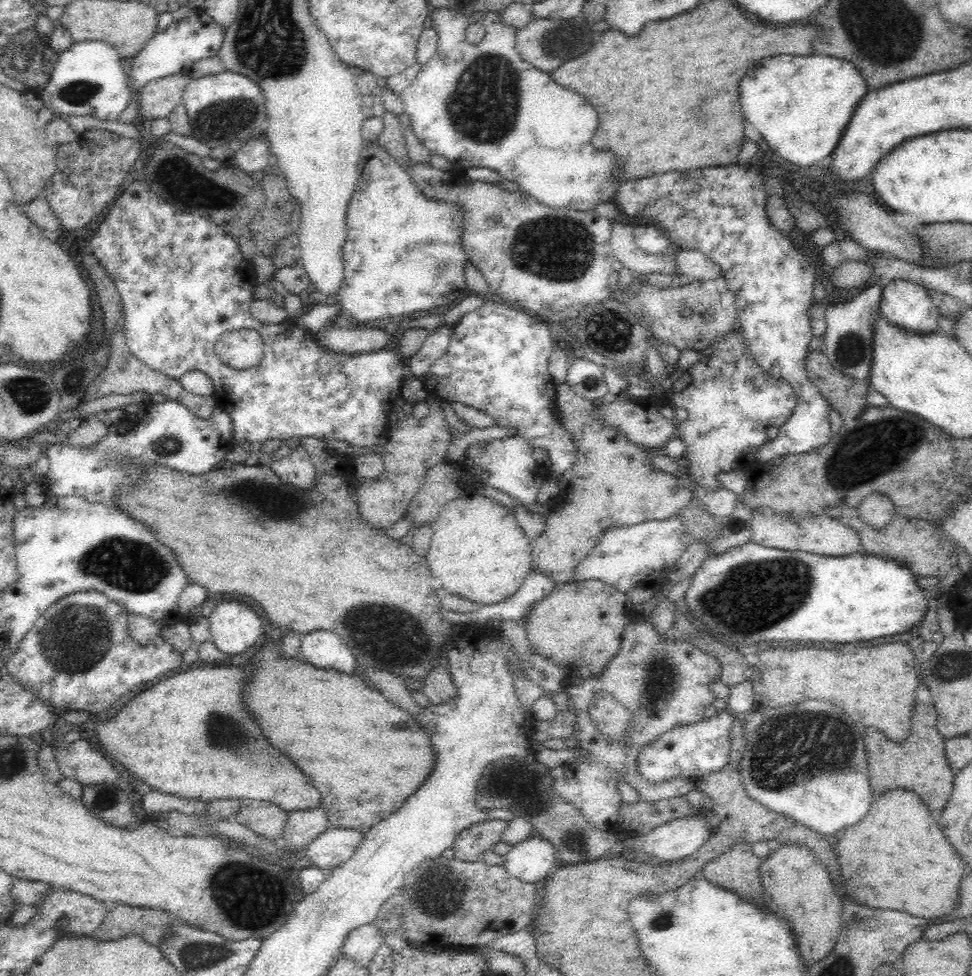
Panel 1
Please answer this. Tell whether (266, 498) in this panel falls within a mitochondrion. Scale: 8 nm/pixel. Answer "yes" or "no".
yes

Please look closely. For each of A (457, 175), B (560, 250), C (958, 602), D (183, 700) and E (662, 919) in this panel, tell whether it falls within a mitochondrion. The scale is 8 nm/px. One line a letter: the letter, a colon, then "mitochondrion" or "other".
A: other
B: mitochondrion
C: other
D: other
E: mitochondrion

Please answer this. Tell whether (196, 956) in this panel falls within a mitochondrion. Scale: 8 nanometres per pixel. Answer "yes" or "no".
yes

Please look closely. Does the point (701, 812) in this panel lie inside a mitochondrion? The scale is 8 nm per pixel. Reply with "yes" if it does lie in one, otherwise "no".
no

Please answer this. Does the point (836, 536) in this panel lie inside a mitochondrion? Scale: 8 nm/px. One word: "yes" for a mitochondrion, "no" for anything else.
no

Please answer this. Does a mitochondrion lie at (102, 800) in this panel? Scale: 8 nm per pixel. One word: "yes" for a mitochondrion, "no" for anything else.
yes

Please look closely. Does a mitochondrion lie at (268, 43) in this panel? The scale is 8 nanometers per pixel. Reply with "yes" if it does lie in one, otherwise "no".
yes

